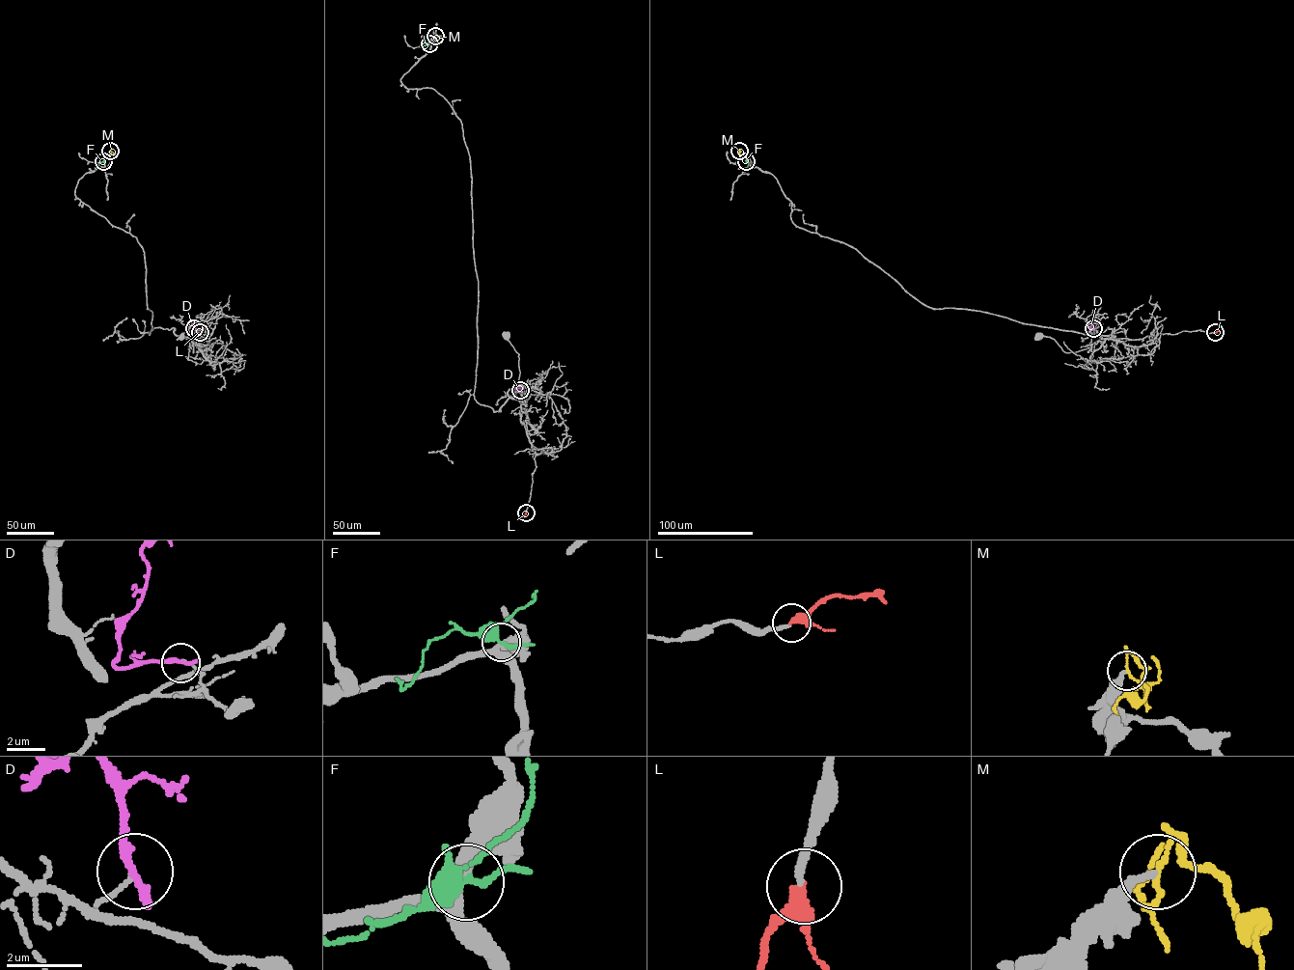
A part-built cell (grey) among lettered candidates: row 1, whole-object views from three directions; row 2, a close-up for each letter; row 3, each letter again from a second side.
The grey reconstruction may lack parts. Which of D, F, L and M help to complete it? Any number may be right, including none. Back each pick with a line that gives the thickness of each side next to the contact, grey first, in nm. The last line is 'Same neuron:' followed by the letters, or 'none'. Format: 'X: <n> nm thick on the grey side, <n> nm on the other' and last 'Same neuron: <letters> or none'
L: 200 nm thick on the grey side, 280 nm on the other
Same neuron: L

